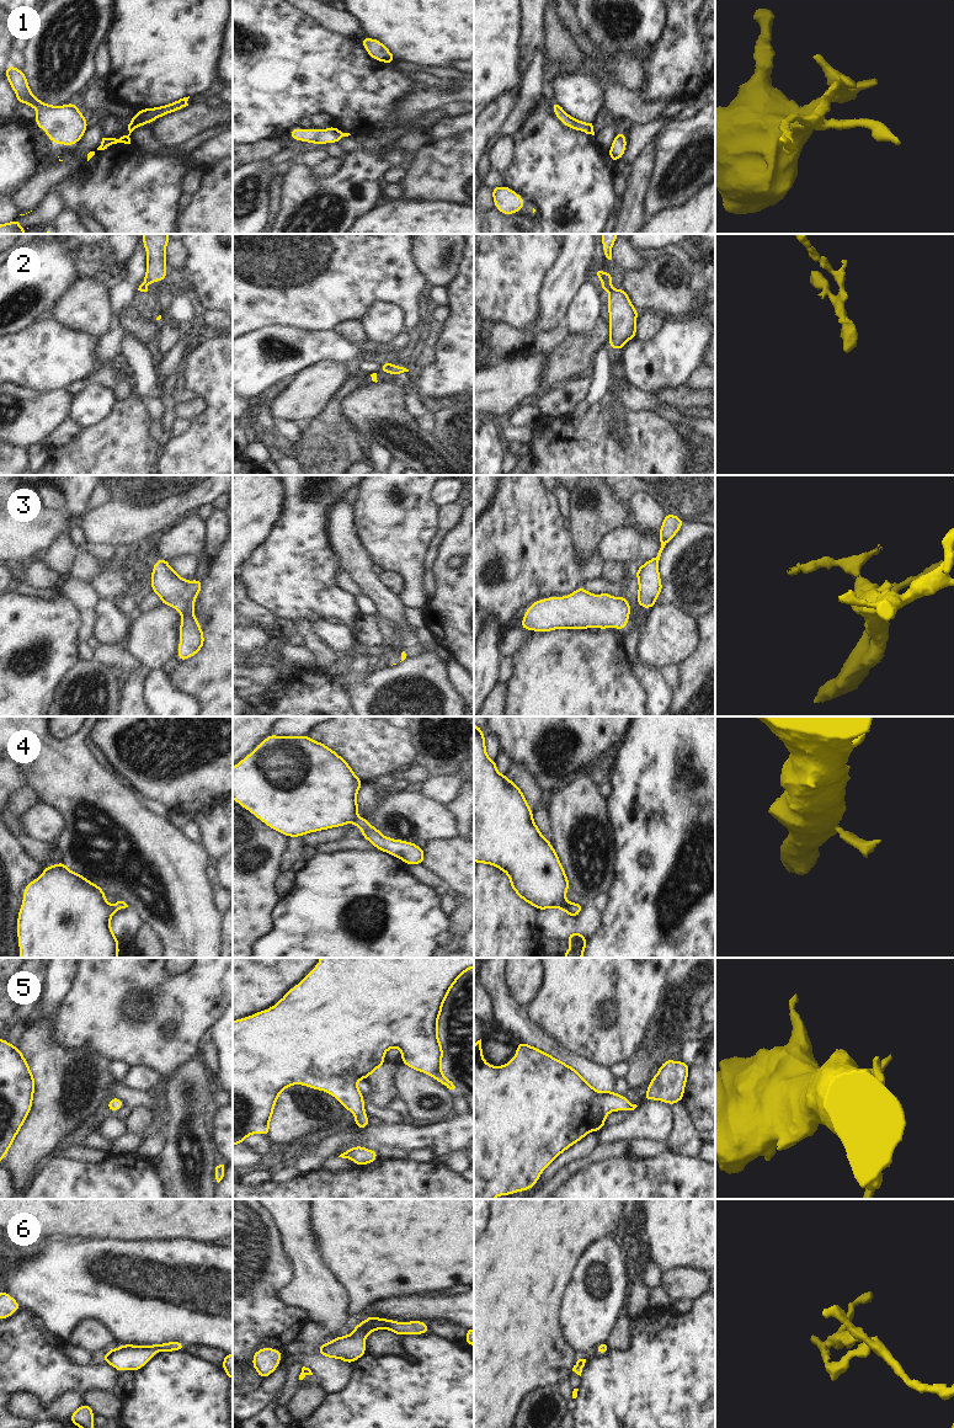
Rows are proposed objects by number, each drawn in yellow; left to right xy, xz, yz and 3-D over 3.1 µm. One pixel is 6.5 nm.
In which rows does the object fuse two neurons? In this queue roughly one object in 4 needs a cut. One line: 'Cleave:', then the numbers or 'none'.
Cleave: none.

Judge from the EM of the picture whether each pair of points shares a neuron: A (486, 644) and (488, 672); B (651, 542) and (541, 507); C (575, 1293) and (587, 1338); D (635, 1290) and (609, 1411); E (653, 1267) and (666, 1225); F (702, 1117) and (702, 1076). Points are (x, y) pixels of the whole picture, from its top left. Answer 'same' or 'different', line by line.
A: same
B: different
C: same
D: different
E: different
F: same

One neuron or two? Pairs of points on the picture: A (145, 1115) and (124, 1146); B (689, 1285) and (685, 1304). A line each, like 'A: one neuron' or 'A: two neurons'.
A: two neurons
B: two neurons

